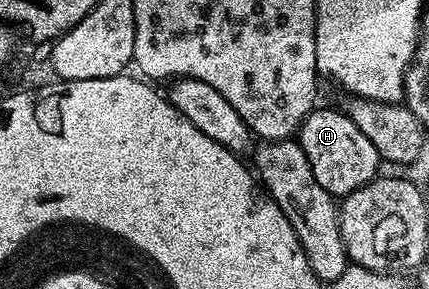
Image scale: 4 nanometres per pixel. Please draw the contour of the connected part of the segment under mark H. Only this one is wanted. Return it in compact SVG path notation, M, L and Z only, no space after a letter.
M314 107L313 111L307 114L307 118L302 120L295 139L301 145L303 154L307 154L307 162L311 162L311 171L314 172L319 186L323 186L323 190L327 190L334 198L344 198L377 179L377 167L382 167L383 161L375 146L371 146L371 138L367 138L367 134L363 134L363 130L359 130L359 126L355 126L355 122L351 122L351 118L345 115L344 111L337 109L336 112L333 108L321 107Z

